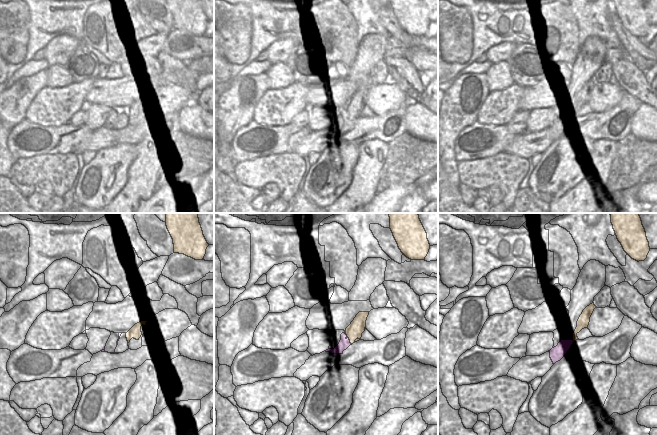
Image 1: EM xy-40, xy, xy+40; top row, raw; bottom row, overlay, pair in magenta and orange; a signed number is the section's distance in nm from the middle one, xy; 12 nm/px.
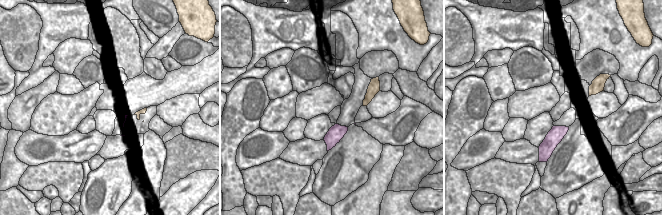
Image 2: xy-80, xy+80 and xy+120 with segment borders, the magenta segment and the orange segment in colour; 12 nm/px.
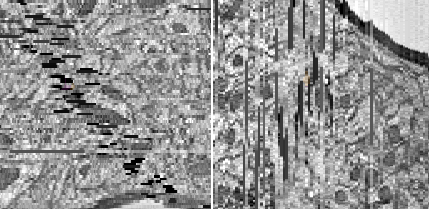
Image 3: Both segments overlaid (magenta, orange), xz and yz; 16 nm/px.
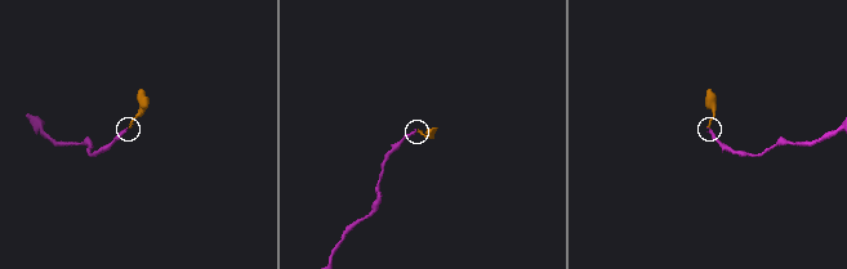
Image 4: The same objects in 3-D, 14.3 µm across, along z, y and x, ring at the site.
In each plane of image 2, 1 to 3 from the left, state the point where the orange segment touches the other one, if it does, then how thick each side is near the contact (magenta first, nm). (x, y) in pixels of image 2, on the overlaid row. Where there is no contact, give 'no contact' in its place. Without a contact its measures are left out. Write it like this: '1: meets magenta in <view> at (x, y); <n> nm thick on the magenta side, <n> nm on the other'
1: no contact
2: no contact
3: no contact

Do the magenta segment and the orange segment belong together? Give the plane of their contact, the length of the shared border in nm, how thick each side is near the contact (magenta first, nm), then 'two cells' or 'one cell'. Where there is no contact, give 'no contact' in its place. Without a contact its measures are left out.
meets magenta in xy; contact 150 nm long; 130 nm thick on the magenta side, 190 nm on the other; two cells

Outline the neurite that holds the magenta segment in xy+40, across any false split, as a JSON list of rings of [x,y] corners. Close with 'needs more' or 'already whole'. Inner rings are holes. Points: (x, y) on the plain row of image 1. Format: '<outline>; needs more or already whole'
[[[561,116],[558,121],[554,124],[552,124],[550,128],[550,134],[555,140],[556,138],[560,137],[565,130],[567,130],[567,127],[570,125],[571,121],[573,120],[573,116]]]; already whole

